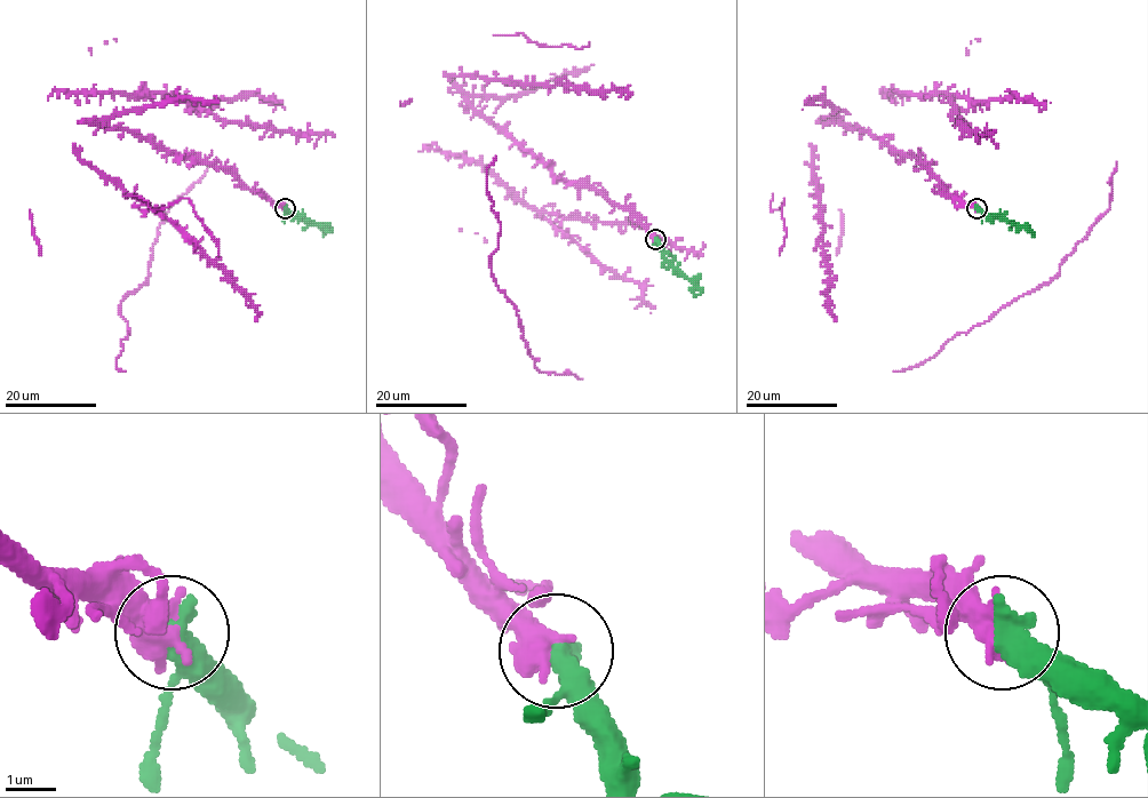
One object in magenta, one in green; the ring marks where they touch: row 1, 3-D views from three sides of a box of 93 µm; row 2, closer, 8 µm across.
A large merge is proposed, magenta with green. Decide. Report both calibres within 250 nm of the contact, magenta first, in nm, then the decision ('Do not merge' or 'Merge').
Thickness 480 nm (magenta) against 550 nm. Merge

